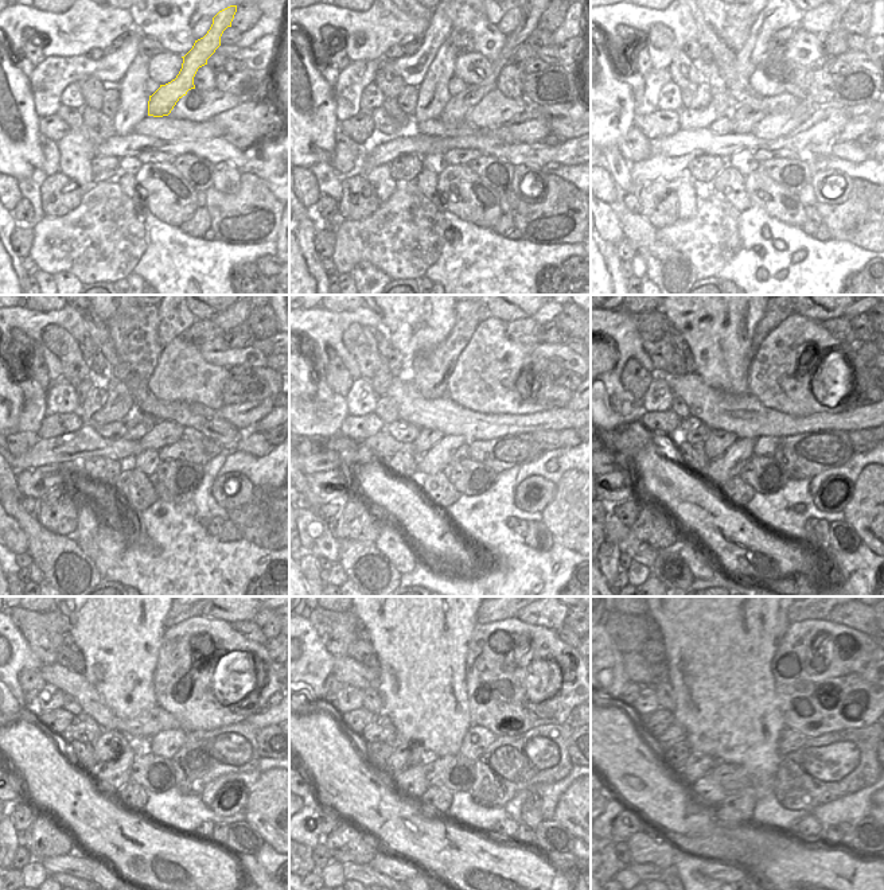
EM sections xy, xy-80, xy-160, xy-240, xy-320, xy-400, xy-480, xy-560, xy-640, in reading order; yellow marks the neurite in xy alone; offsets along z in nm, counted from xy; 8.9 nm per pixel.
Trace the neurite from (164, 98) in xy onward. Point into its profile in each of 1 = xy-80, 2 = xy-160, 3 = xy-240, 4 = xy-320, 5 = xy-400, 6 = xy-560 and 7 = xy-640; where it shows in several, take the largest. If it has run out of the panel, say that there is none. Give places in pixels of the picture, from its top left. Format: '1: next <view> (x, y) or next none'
1: next xy-80 (458, 107)
2: next xy-160 (744, 117)
3: next xy-240 (137, 424)
4: next xy-320 (427, 438)
5: next xy-400 (719, 440)
6: next xy-560 (405, 754)
7: next xy-640 (697, 765)

